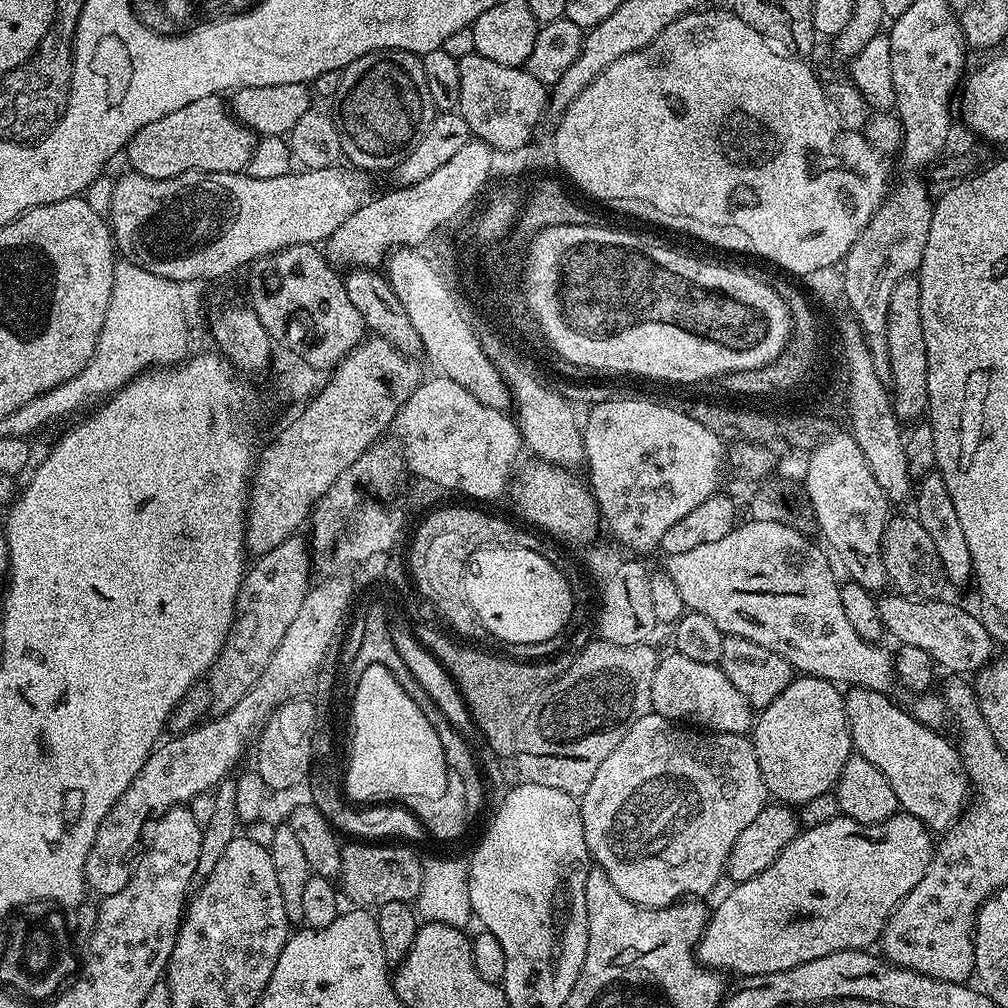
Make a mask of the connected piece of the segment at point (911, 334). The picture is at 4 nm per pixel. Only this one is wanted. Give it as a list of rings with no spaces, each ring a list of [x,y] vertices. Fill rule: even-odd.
[[[919,275],[902,278],[890,294],[888,311],[888,345],[890,346],[890,370],[892,382],[890,391],[892,405],[896,407],[896,416],[901,422],[916,422],[928,411],[928,367],[926,366],[926,334],[922,334],[922,286]]]

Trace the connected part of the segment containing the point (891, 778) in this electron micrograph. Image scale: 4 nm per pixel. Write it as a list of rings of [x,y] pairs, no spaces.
[[[849,687],[844,692],[846,718],[855,755],[866,758],[866,762],[878,766],[878,770],[886,774],[886,782],[890,782],[896,795],[896,803],[903,811],[918,818],[918,822],[926,825],[929,832],[943,834],[960,821],[960,815],[964,813],[970,799],[970,785],[964,763],[960,760],[957,745],[953,741],[951,744],[946,737],[940,736],[944,734],[937,729],[928,728],[915,720],[907,707],[899,708],[892,698],[889,693],[869,688]]]

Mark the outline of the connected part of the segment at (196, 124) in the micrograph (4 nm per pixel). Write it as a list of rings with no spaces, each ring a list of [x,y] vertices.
[[[219,95],[198,98],[198,102],[190,102],[190,106],[182,106],[182,110],[174,110],[174,114],[166,114],[166,118],[158,118],[158,122],[150,122],[150,126],[142,126],[138,134],[128,143],[126,157],[133,173],[155,180],[174,178],[183,172],[244,172],[250,162],[250,154],[254,154],[257,137],[246,125],[241,124],[224,104]]]

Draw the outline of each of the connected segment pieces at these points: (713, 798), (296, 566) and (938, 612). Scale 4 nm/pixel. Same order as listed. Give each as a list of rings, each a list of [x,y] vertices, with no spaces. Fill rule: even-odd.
[[[651,711],[647,716],[638,718],[634,726],[630,726],[626,738],[622,738],[622,742],[618,742],[618,746],[614,746],[614,751],[606,757],[606,762],[598,766],[598,774],[594,774],[594,778],[590,781],[590,790],[586,790],[586,794],[579,797],[578,803],[582,830],[586,834],[588,855],[594,861],[595,867],[601,868],[610,878],[610,882],[618,886],[618,894],[622,894],[622,898],[630,898],[630,902],[643,908],[665,908],[685,898],[707,897],[707,892],[719,882],[720,876],[722,880],[725,875],[730,850],[738,834],[742,834],[742,830],[746,830],[746,826],[750,826],[750,822],[758,818],[758,814],[769,800],[768,787],[762,778],[762,770],[758,770],[758,758],[754,754],[752,741],[747,735],[693,730],[691,727],[681,726]]]
[[[297,534],[286,538],[282,546],[274,546],[274,550],[255,557],[245,571],[236,599],[236,617],[232,629],[206,677],[212,695],[212,712],[216,716],[234,710],[250,686],[258,682],[262,670],[266,670],[274,650],[278,650],[282,637],[302,607],[310,587],[308,575],[314,572],[309,541],[302,537]]]
[[[881,595],[877,599],[878,614],[882,614],[885,633],[893,636],[897,645],[918,646],[926,650],[933,665],[940,667],[941,664],[948,674],[975,674],[993,659],[993,638],[975,611],[967,612],[951,604],[948,598],[911,600],[908,596],[891,595]]]

